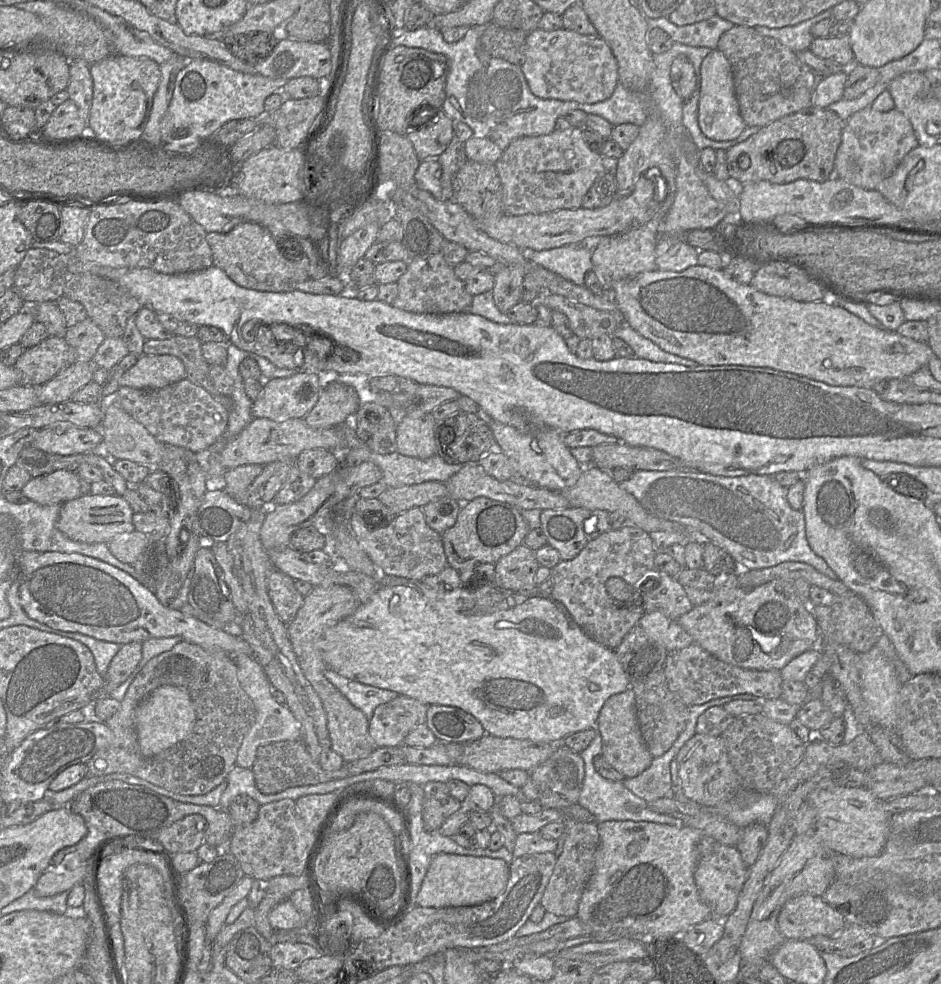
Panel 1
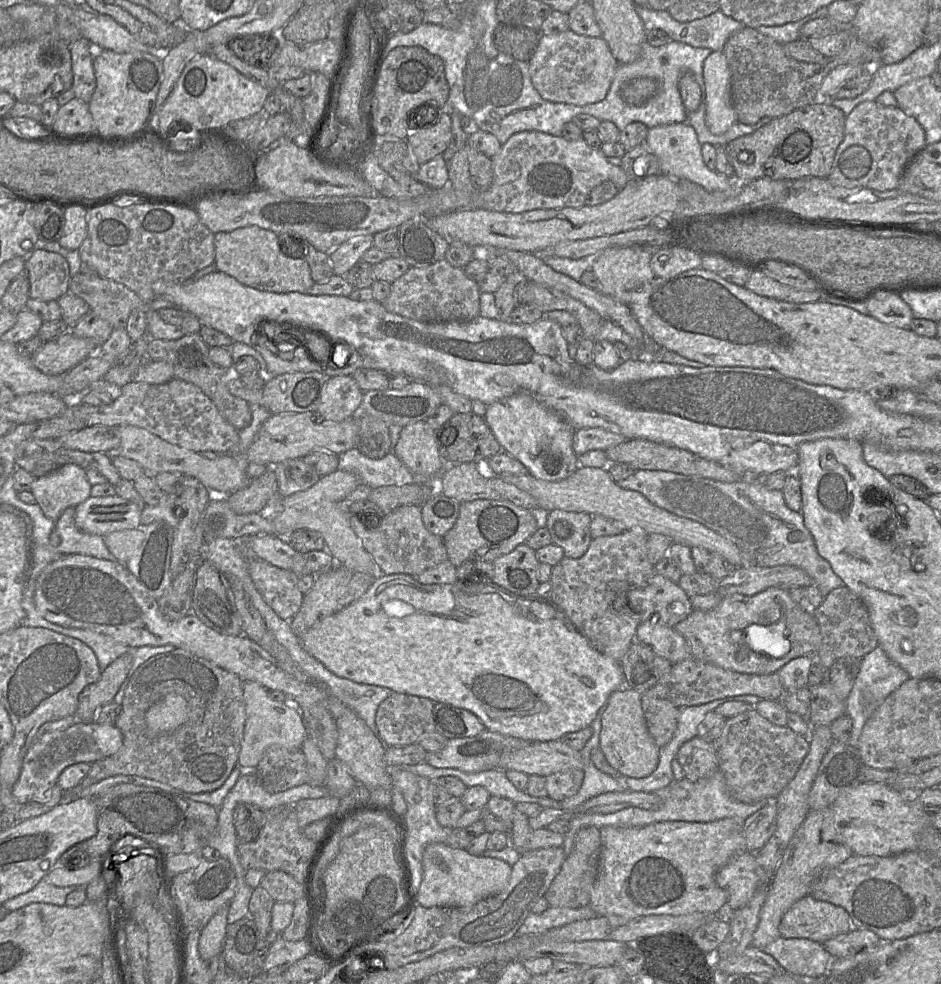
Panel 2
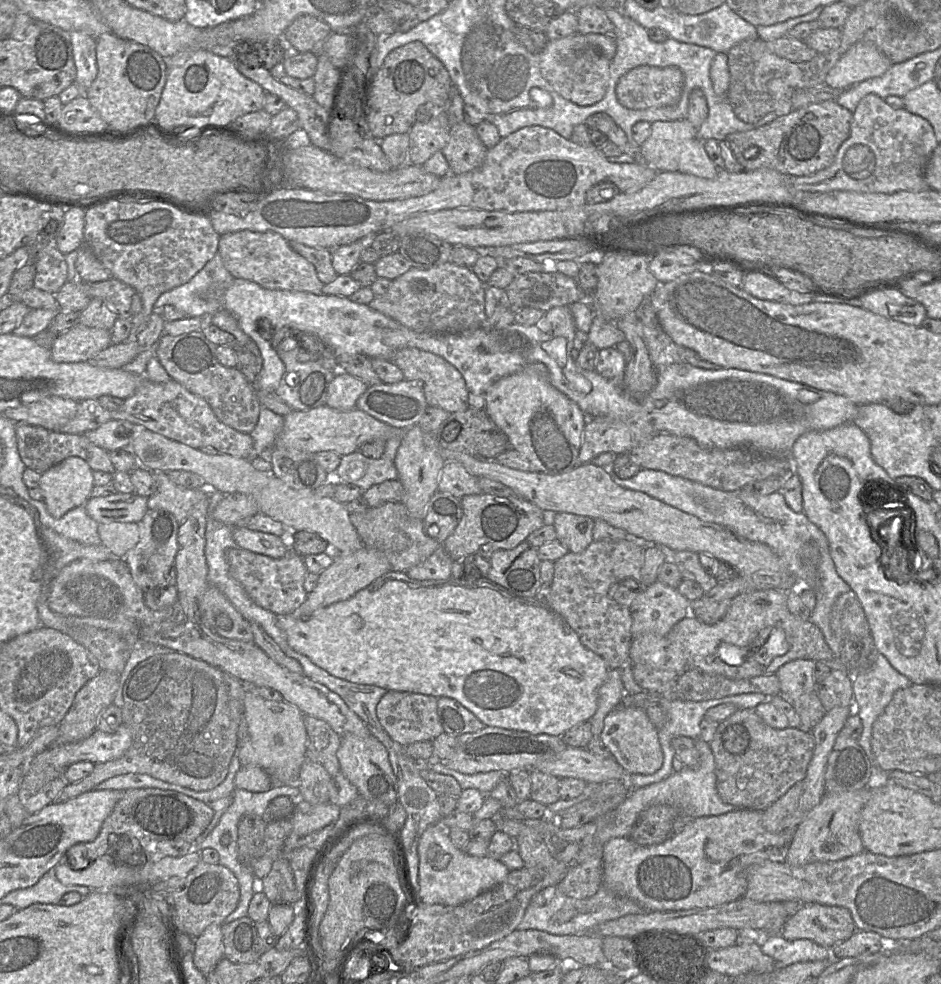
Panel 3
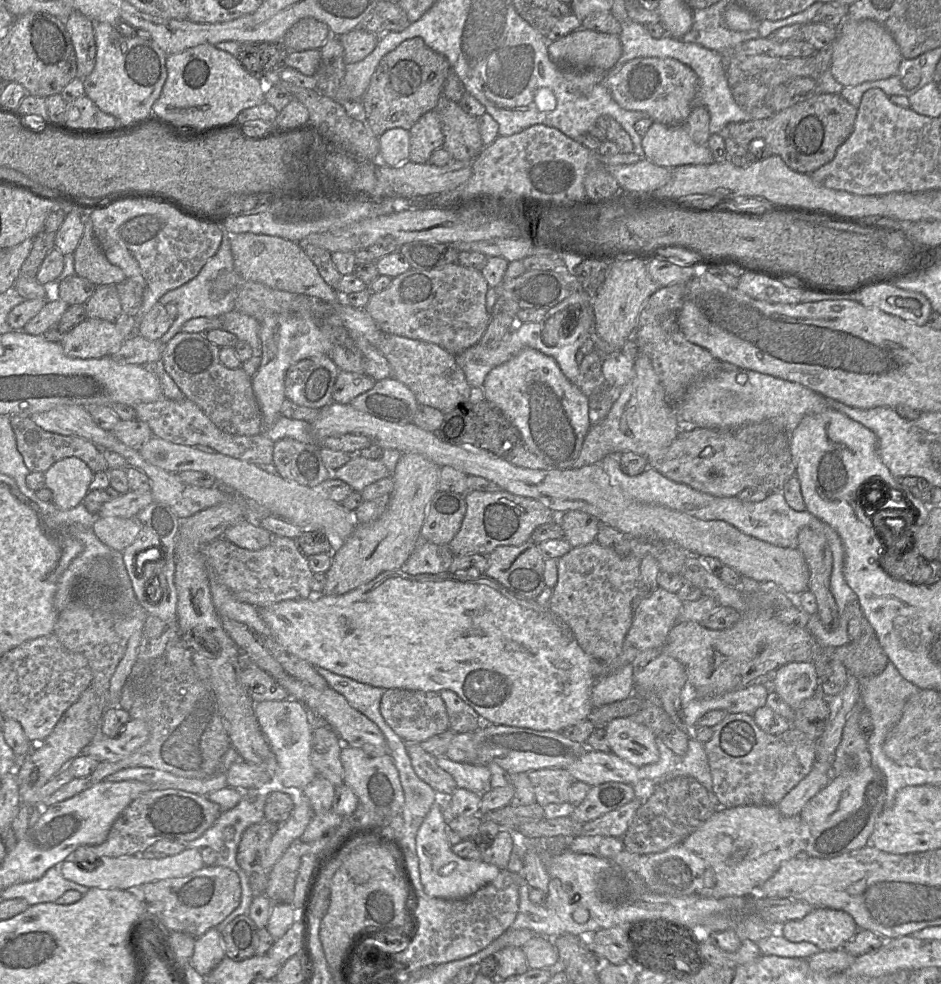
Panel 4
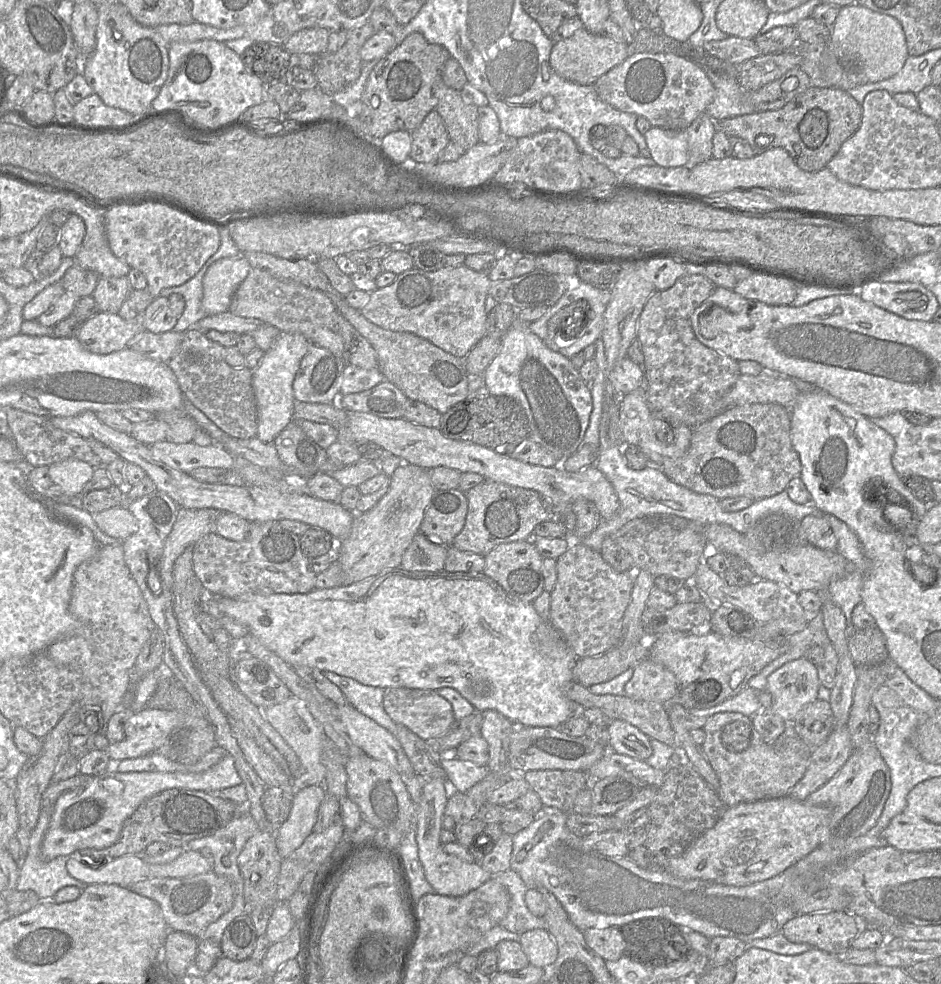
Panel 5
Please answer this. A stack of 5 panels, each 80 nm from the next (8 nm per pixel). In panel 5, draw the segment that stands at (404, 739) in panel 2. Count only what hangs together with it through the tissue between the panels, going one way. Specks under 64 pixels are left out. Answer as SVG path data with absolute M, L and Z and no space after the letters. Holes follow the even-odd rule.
M386 688L383 693L383 708L395 723L407 727L427 742L444 735L456 721L450 702L430 689Z

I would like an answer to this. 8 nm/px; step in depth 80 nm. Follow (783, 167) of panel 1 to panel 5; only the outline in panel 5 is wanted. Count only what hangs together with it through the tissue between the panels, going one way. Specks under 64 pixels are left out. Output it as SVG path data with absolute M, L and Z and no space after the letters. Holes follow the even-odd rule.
M811 86L778 110L755 112L717 121L715 122L715 132L716 130L720 130L728 137L735 136L745 140L755 155L781 147L788 152L801 170L817 172L824 169L840 150L842 144L855 134L861 124L861 118L862 106L848 92L839 88Z

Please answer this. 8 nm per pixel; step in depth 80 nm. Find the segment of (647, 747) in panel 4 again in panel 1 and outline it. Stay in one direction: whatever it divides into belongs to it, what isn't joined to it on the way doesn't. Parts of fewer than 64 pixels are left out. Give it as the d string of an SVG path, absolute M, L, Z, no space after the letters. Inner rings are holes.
M631 687L609 697L599 713L596 730L602 738L602 756L626 779L638 776L651 765L654 758L642 738L635 693Z

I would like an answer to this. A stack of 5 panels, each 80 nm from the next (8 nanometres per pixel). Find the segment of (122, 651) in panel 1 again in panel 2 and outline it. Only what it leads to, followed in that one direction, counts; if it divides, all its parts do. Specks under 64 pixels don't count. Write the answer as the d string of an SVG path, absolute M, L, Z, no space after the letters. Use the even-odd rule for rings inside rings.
M130 650L108 665L101 672L98 681L86 686L78 697L75 712L77 722L95 721L99 709L114 701L115 695L125 681L133 662L133 650Z

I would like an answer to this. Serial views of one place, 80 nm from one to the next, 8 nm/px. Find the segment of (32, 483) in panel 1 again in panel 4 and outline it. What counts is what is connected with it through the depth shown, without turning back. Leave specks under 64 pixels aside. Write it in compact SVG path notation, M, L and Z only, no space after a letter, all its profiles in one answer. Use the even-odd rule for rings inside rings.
M76 457L55 462L45 472L45 487L52 492L52 502L60 510L69 510L82 504L89 491L94 473Z

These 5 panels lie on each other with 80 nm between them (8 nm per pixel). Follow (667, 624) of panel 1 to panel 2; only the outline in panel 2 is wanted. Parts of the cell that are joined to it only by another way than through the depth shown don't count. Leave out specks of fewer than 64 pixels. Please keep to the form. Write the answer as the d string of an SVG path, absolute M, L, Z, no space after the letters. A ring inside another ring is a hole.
M655 614L651 620L641 622L636 630L636 641L648 645L672 665L691 657L690 647L683 636L658 621L659 615Z

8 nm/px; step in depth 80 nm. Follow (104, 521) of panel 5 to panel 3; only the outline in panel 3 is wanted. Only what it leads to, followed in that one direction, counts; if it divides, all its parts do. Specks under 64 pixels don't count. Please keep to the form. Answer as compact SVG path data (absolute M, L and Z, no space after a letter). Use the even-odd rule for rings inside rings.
M135 522L100 523L97 530L101 544L120 559L140 540L139 525Z

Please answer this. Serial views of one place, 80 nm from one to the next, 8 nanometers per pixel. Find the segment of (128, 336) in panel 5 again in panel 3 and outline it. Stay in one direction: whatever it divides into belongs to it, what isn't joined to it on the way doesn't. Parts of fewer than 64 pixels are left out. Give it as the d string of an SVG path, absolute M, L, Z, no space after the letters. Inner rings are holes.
M77 324L56 337L51 358L57 363L88 362L111 344L111 331Z

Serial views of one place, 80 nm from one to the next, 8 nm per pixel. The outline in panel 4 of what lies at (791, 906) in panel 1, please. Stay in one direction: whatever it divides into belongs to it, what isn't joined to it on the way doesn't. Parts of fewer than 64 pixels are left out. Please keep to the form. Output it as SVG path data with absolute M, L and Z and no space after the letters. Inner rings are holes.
M815 907L805 917L777 929L791 942L810 942L821 951L841 949L860 930L850 914L827 907Z

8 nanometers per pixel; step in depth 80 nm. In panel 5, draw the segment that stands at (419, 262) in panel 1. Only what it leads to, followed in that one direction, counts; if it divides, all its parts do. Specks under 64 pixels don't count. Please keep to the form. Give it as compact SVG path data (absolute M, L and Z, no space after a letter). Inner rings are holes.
M465 265L432 272L413 267L398 274L390 285L371 292L367 304L359 312L376 326L412 333L464 359L487 333L485 300L489 287L487 273L474 271Z

